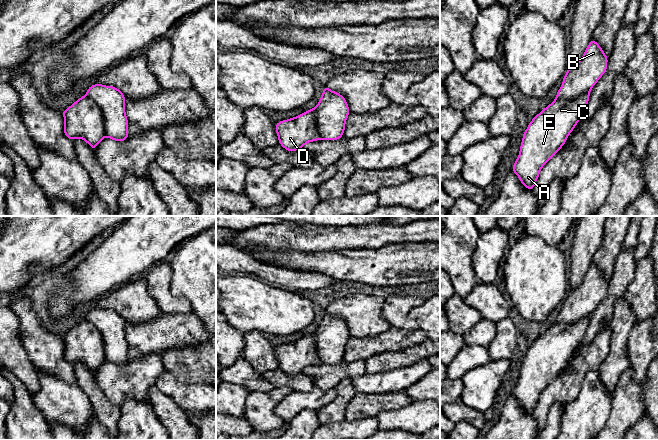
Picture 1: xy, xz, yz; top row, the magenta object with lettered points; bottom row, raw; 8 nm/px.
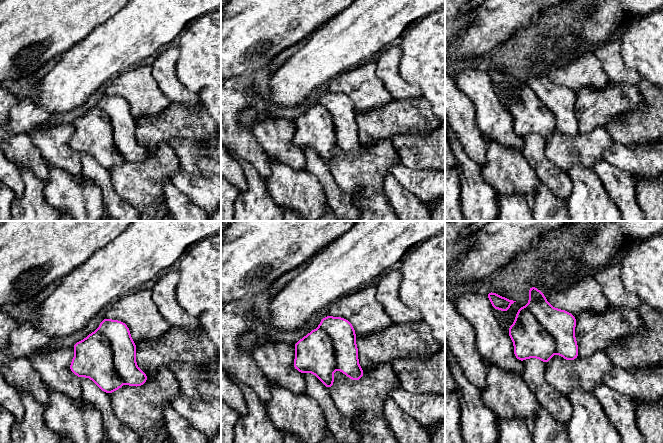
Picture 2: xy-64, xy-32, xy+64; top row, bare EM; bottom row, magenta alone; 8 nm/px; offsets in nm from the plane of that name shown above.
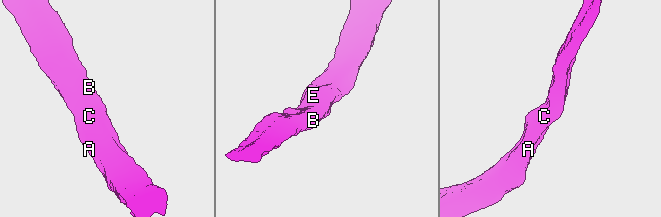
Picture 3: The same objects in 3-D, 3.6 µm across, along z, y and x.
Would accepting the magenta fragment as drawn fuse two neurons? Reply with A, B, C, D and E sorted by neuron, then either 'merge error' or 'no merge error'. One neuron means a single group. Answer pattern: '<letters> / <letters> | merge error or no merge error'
A C D E / B | merge error

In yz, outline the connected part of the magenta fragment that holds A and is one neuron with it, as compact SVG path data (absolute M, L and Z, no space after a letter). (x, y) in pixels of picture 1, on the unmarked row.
M590 316L575 323L556 323L536 339L528 348L523 357L520 377L512 390L512 395L519 401L520 406L528 413L533 414L539 402L542 391L562 372L569 358L583 340Z

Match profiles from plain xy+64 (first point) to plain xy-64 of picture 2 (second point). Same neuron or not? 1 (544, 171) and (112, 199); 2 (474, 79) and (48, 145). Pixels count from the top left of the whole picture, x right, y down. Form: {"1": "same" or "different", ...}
{"1": "same", "2": "same"}

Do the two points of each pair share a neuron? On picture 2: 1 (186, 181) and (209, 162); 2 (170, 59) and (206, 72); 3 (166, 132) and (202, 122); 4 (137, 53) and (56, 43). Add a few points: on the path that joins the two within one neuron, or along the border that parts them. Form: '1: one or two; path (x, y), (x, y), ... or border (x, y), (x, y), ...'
1: two; border (181, 168), (191, 173), (210, 176)
2: two; border (177, 47), (176, 77), (183, 84)
3: one; path (175, 125), (193, 125)
4: two; border (91, 30), (63, 54)

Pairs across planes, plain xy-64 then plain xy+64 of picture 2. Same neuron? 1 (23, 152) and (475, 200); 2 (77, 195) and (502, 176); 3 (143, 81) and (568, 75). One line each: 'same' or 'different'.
1: different
2: same
3: same

